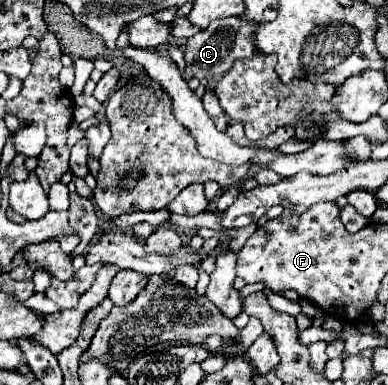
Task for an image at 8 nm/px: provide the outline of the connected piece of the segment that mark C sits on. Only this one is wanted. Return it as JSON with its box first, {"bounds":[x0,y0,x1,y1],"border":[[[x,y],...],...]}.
{"bounds":[184,17,256,81],"border":[[[226,17],[212,21],[204,31],[198,35],[190,37],[184,45],[184,81],[188,79],[210,79],[210,77],[220,77],[222,73],[228,73],[234,61],[238,59],[250,59],[254,57],[254,43],[252,43],[252,33],[256,25],[242,23],[238,17]]]}

